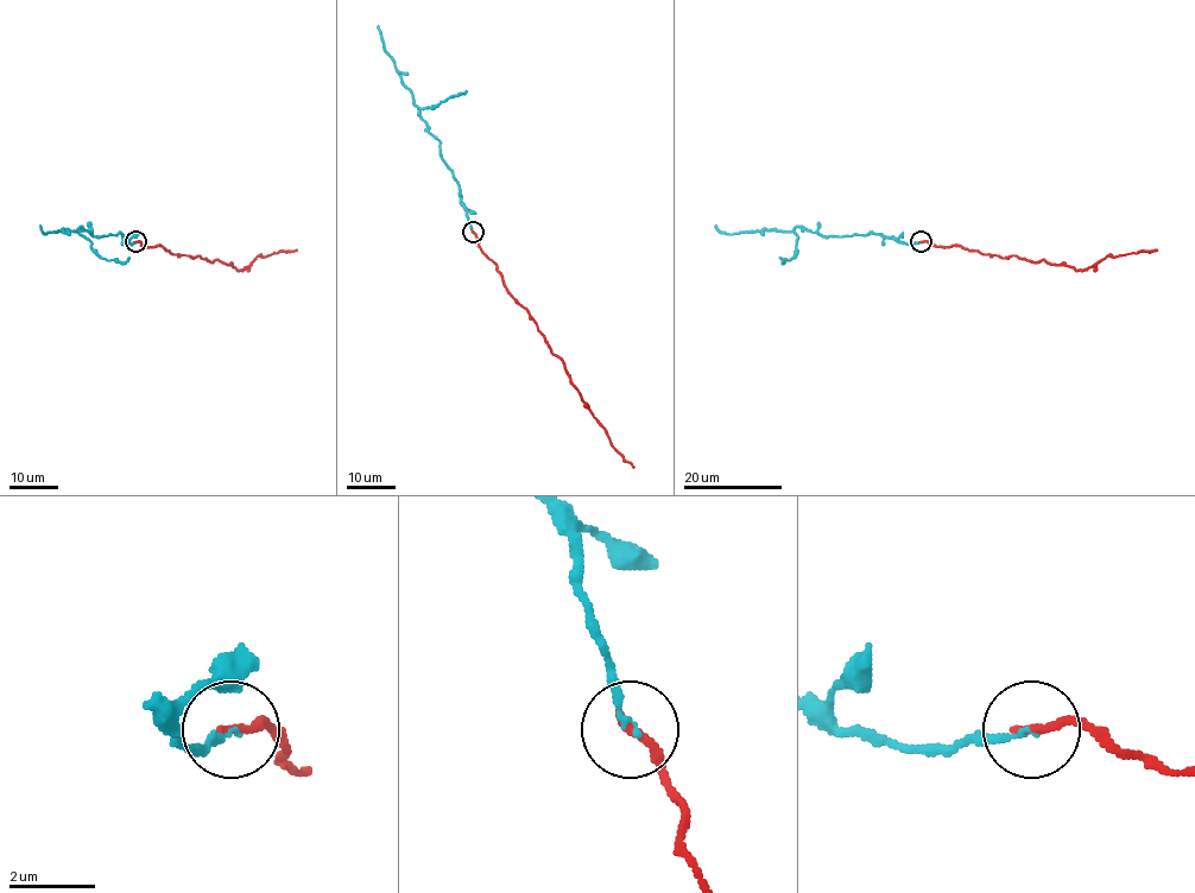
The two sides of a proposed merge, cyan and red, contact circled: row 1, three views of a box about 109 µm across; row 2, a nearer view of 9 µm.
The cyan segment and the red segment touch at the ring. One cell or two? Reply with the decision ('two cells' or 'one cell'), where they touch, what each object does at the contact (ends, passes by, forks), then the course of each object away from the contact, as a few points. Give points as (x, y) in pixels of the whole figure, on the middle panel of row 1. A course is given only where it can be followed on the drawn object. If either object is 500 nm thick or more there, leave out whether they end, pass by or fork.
one cell; place (473, 232); cyan ends; red ends; course cyan (472, 232), (441, 143), (428, 131), (377, 26); course red (472, 232), (497, 266), (504, 286), (563, 361), (611, 444), (633, 468)

